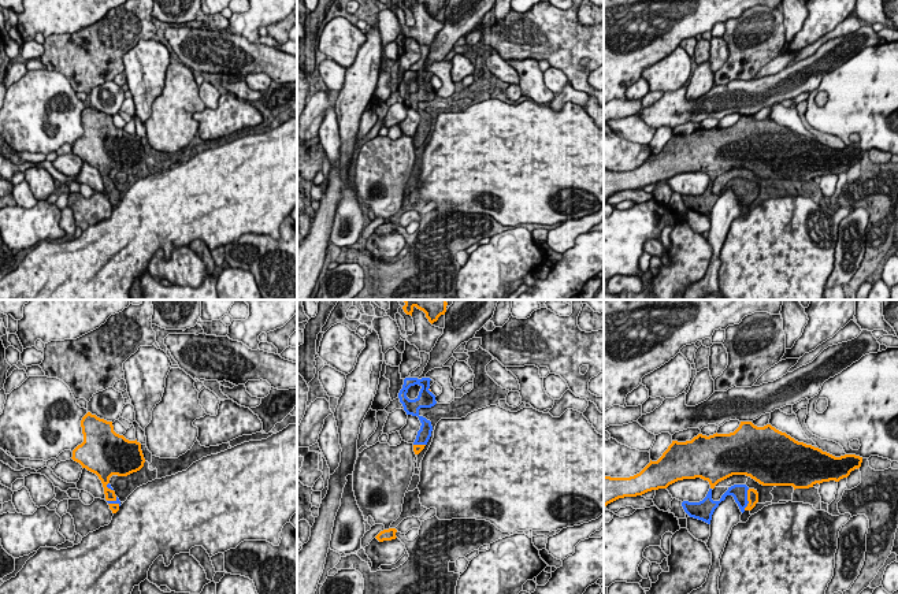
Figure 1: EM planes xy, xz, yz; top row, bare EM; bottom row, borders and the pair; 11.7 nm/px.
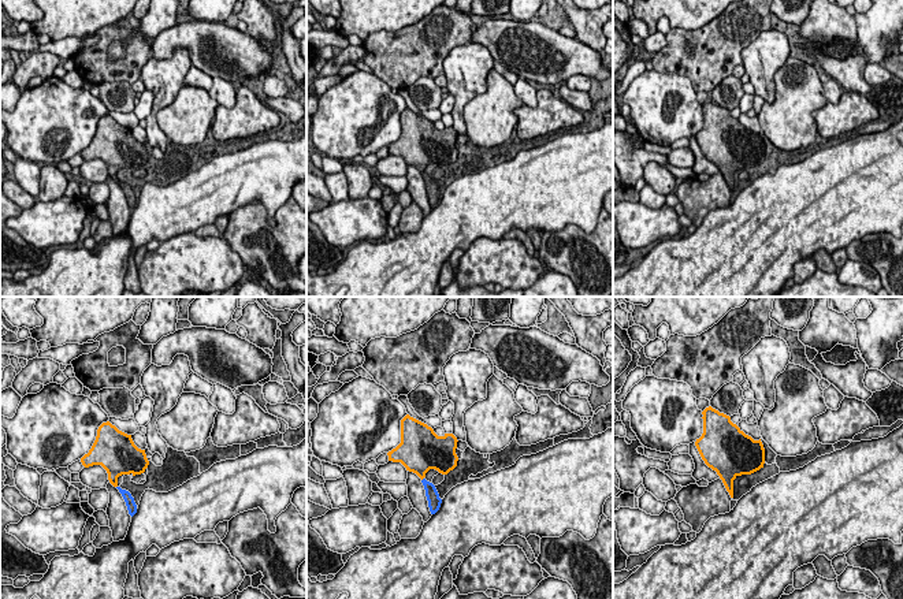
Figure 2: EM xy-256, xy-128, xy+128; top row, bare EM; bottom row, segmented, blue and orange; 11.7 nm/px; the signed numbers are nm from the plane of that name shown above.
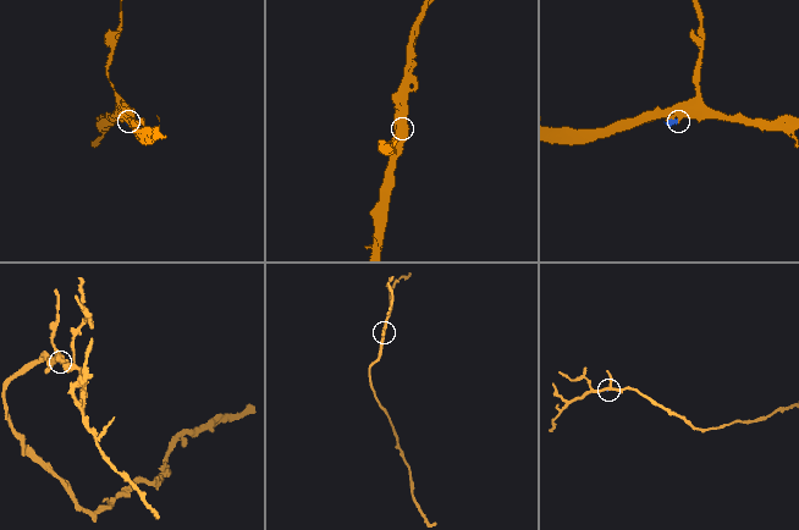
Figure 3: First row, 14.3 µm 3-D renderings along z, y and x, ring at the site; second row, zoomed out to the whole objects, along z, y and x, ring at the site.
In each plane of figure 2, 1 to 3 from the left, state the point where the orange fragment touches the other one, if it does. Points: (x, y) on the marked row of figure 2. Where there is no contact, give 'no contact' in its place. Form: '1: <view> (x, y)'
1: no contact
2: no contact
3: no contact

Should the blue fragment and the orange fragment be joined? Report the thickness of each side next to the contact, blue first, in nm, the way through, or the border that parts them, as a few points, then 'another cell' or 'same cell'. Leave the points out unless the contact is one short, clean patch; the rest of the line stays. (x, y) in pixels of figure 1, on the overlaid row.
190/130 nm | same cell

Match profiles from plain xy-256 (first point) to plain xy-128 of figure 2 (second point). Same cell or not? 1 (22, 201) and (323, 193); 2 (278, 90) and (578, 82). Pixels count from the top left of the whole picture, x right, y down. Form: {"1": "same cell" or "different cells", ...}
{"1": "same cell", "2": "same cell"}

